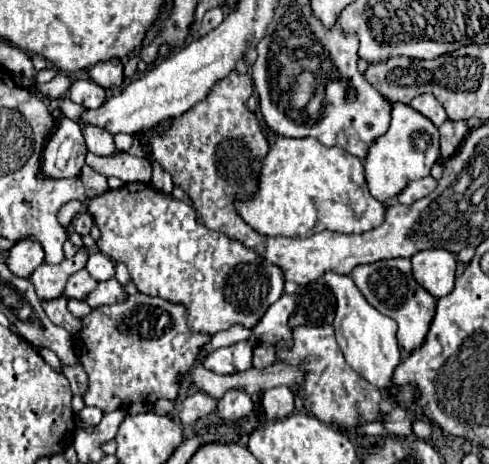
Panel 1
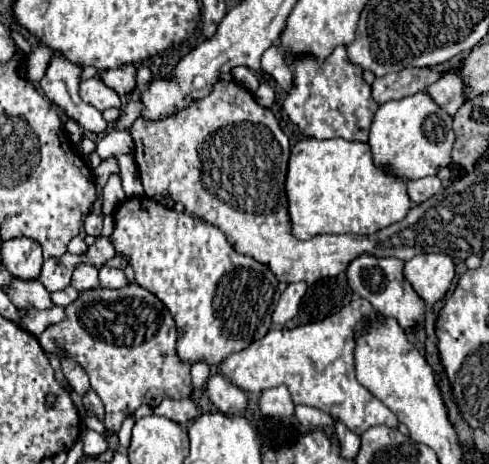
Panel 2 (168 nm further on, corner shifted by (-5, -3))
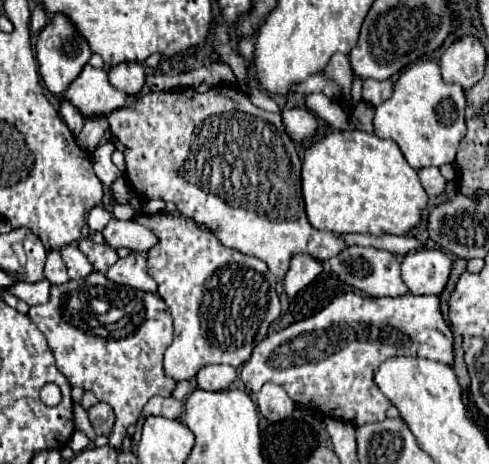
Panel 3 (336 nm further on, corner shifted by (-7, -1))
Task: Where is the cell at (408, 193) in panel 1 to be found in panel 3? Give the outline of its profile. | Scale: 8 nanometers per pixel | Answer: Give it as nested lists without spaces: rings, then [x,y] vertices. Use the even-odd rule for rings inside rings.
[[[425,167],[425,169],[419,169],[417,173],[419,173],[419,181],[427,195],[439,195],[445,189],[447,181],[443,179],[437,167]]]

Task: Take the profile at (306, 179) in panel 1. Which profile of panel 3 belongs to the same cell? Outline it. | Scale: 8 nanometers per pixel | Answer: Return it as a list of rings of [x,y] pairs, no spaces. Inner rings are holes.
[[[333,129],[305,149],[301,189],[311,227],[337,235],[405,235],[419,223],[421,209],[429,199],[417,171],[405,161],[397,143],[359,129]]]

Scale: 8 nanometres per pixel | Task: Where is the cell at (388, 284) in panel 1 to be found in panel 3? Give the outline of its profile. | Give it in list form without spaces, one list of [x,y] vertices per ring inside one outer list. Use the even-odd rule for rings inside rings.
[[[351,245],[347,247],[343,253],[339,253],[337,257],[329,259],[331,269],[339,275],[339,279],[371,297],[379,295],[379,297],[401,297],[407,295],[409,289],[401,279],[399,273],[399,263],[395,259],[393,253],[383,251],[383,249],[375,249],[375,247],[359,247],[359,245]]]

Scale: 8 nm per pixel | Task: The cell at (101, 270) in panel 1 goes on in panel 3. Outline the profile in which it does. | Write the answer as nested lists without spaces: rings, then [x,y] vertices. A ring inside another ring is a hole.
[[[131,253],[125,259],[119,259],[107,273],[107,279],[119,283],[119,285],[127,285],[133,289],[141,289],[141,291],[155,291],[155,281],[149,277],[147,273],[147,265],[145,265],[145,255],[143,253]]]

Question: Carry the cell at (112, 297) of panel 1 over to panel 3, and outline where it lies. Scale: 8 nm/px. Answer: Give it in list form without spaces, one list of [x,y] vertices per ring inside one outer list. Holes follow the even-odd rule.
[[[41,279],[37,283],[17,283],[13,287],[9,287],[9,293],[13,293],[15,297],[23,299],[27,305],[43,305],[49,301],[49,291],[51,291],[51,283],[47,279]]]

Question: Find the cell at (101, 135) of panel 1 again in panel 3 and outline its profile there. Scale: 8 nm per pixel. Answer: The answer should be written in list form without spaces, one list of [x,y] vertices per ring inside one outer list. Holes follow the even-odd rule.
[[[57,15],[55,19],[49,21],[49,25],[37,35],[37,45],[35,45],[35,55],[39,61],[39,73],[43,77],[43,83],[47,89],[59,99],[65,101],[65,91],[69,85],[79,77],[79,71],[87,65],[91,51],[87,47],[87,41],[73,29],[69,19],[65,15]]]

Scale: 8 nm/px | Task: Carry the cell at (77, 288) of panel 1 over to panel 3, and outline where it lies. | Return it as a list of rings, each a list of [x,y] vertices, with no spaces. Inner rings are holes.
[[[73,243],[73,245],[67,245],[67,247],[63,247],[63,249],[59,249],[61,251],[61,255],[63,255],[63,259],[65,259],[65,265],[67,265],[67,269],[69,269],[69,277],[71,279],[85,279],[85,277],[89,277],[93,271],[95,271],[95,267],[89,263],[89,259],[77,249],[77,245]]]

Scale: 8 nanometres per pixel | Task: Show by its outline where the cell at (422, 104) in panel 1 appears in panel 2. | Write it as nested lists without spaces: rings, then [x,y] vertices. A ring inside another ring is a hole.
[[[445,69],[437,83],[429,85],[427,91],[435,99],[435,103],[441,105],[449,115],[455,115],[465,101],[465,81],[455,69]]]

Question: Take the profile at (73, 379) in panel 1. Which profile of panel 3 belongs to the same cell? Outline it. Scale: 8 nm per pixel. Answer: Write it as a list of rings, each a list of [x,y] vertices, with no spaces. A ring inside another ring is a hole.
[[[97,403],[87,413],[89,413],[89,421],[91,421],[97,435],[109,435],[111,433],[111,427],[115,423],[115,415],[107,403]]]

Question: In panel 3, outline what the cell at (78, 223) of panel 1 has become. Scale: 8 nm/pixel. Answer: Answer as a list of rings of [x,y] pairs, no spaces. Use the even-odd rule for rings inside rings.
[[[93,207],[87,217],[87,225],[91,231],[103,231],[105,225],[111,221],[111,213],[105,207]]]

